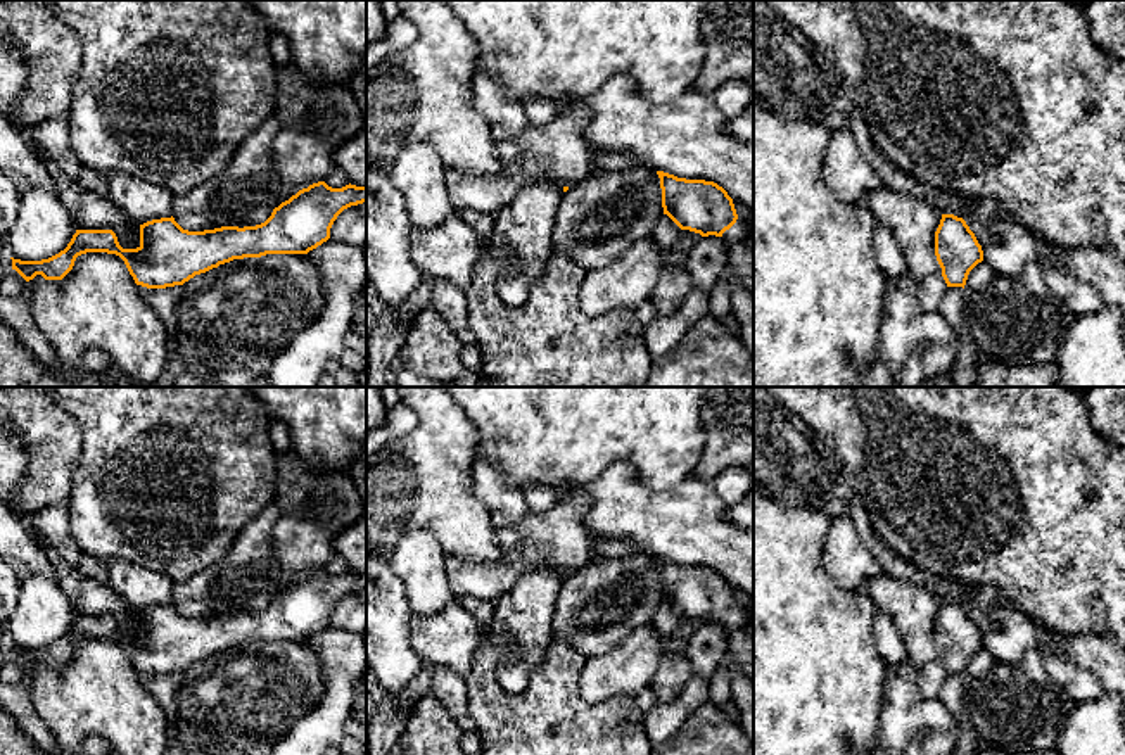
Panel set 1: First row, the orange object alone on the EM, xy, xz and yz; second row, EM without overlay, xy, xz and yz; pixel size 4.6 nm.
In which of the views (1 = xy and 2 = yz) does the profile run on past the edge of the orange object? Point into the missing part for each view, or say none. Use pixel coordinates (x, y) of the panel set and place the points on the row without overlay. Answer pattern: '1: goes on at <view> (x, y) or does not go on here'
1: does not go on here
2: does not go on here

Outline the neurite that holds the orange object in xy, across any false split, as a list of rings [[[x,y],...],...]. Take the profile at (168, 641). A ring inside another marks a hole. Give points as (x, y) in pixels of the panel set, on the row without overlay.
[[[318,568],[282,589],[264,610],[256,613],[188,619],[173,603],[161,605],[140,612],[137,636],[123,636],[112,617],[76,617],[59,641],[41,648],[10,644],[12,657],[26,669],[36,662],[45,667],[62,667],[78,643],[107,639],[124,648],[137,672],[166,676],[183,672],[195,662],[233,646],[308,641],[330,625],[330,615],[344,596],[363,589],[366,589],[366,572],[349,570],[332,575]]]

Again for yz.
[[[942,601],[935,619],[935,643],[947,674],[966,672],[969,658],[983,648],[983,638],[963,605]]]

